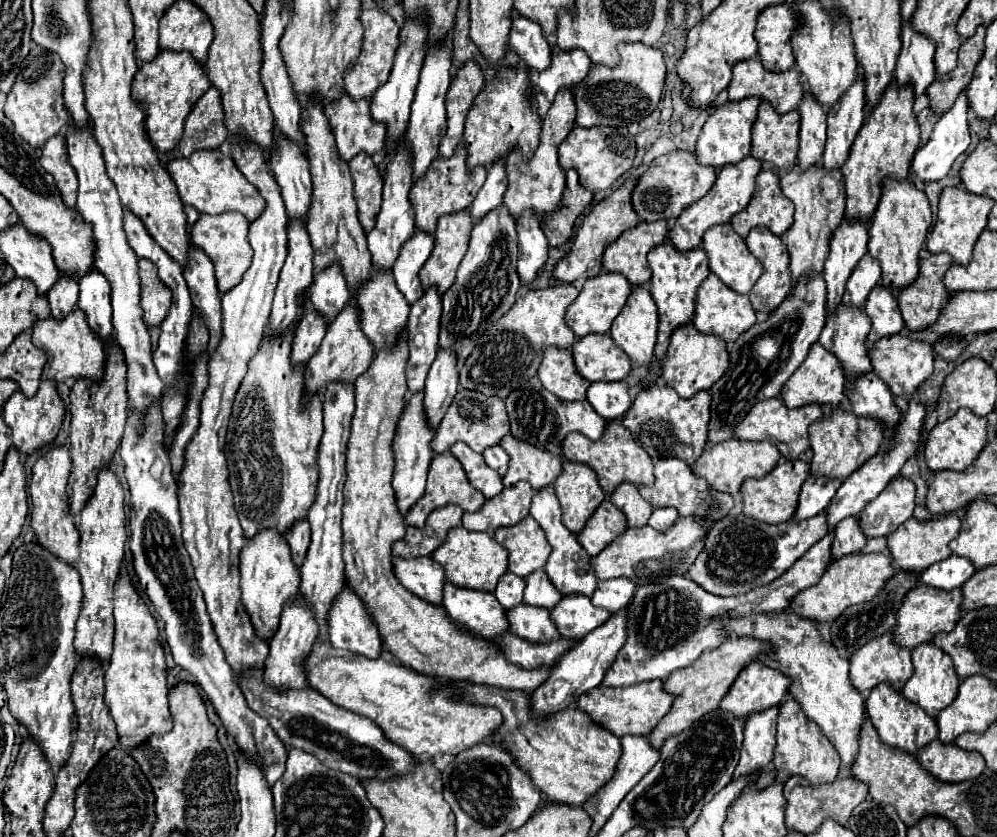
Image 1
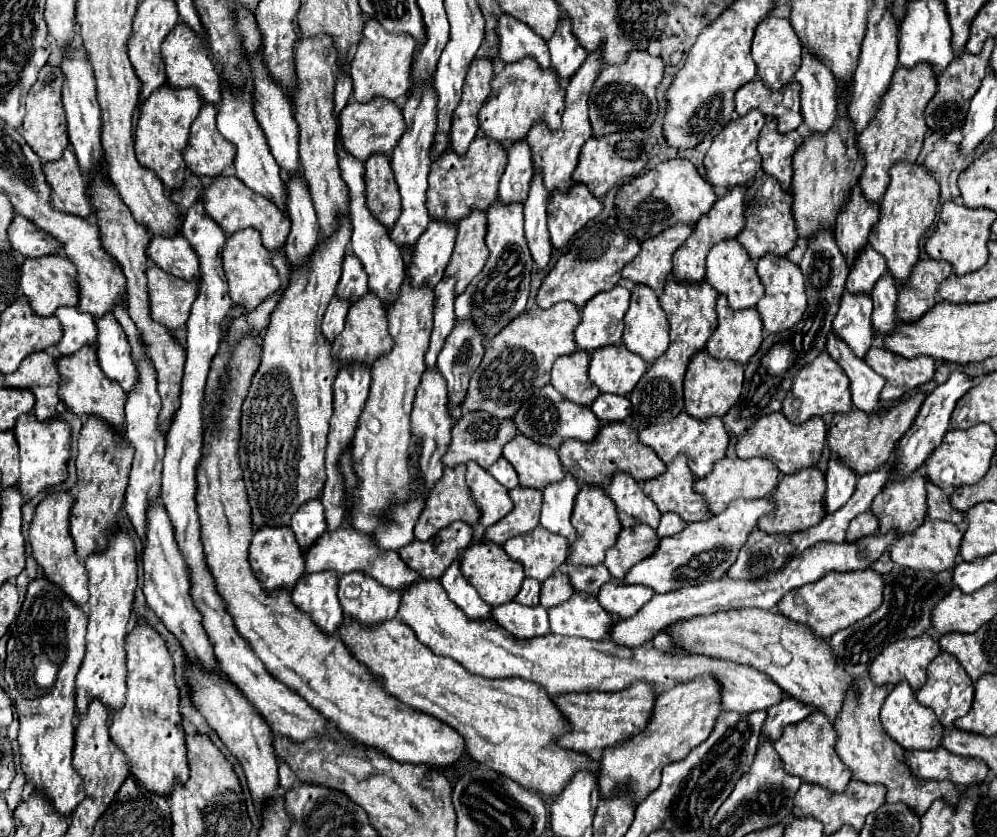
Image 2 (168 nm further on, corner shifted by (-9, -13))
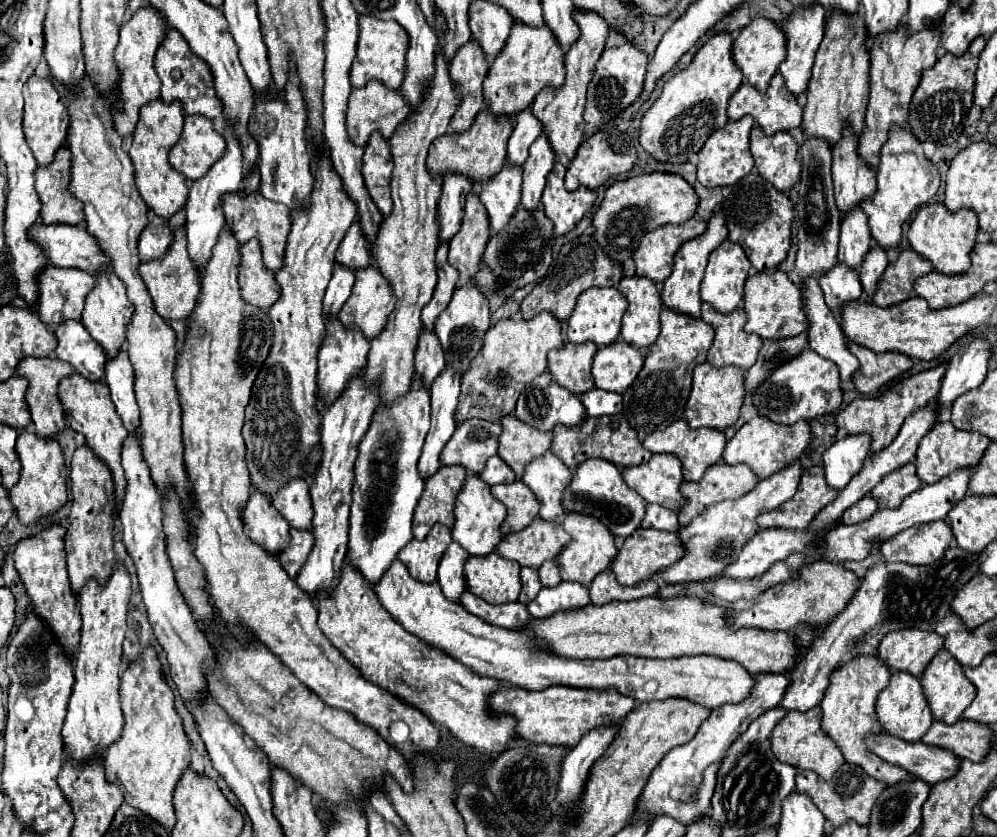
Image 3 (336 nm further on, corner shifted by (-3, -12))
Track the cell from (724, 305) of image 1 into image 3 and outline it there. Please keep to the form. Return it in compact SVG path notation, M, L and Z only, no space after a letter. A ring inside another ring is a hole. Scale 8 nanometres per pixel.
M703 303L701 319L711 323L715 329L715 339L707 353L707 361L713 367L735 365L741 369L749 369L749 365L753 365L763 341L761 337L743 329L747 321L745 309L739 307L733 313L725 315L715 311L709 303Z

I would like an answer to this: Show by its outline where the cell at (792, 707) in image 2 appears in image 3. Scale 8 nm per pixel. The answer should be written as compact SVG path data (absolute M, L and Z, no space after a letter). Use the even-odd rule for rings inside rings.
M951 547L941 561L925 567L913 567L907 563L873 565L861 581L853 601L841 615L837 615L835 621L823 629L823 633L811 643L809 651L797 663L797 669L793 669L791 683L779 707L785 711L809 711L821 705L821 699L829 687L831 673L859 655L873 655L881 639L891 631L933 631L933 625L937 625L937 621L949 613L949 601L953 599L953 593L957 593L965 581L977 575L977 557L979 555L961 553L961 549Z

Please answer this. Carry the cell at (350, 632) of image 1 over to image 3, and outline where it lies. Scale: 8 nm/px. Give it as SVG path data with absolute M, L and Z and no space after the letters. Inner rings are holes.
M411 385L405 401L397 401L397 405L391 405L389 409L381 409L379 405L371 429L365 435L365 441L361 441L345 565L353 565L371 587L381 581L399 549L413 539L411 519L425 491L425 481L419 475L417 461L429 431L429 417L429 393L421 393L421 389L413 389Z

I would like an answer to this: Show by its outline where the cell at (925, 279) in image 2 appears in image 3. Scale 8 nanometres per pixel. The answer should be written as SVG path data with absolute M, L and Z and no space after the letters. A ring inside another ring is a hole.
M901 251L899 259L889 265L885 271L885 277L881 285L877 287L877 293L873 297L873 303L879 307L893 307L897 303L907 301L915 295L915 281L927 273L931 273L933 263L925 257L921 257L915 251Z

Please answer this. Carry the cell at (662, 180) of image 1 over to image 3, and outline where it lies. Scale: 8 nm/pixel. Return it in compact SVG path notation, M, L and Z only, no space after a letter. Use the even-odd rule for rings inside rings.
M641 173L637 177L629 177L623 181L615 181L601 201L599 209L593 215L595 237L599 245L609 253L615 261L627 261L637 249L641 237L661 225L667 223L685 223L697 213L699 197L681 175L675 173Z

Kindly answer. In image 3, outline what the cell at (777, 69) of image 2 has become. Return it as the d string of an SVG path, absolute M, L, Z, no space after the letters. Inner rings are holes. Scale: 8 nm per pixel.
M763 17L753 19L747 27L743 27L739 37L733 43L735 63L743 71L747 83L759 91L765 91L769 87L771 77L777 73L781 61L785 61L785 53L787 53L787 35L785 35L783 27L777 25L775 21L763 19Z

